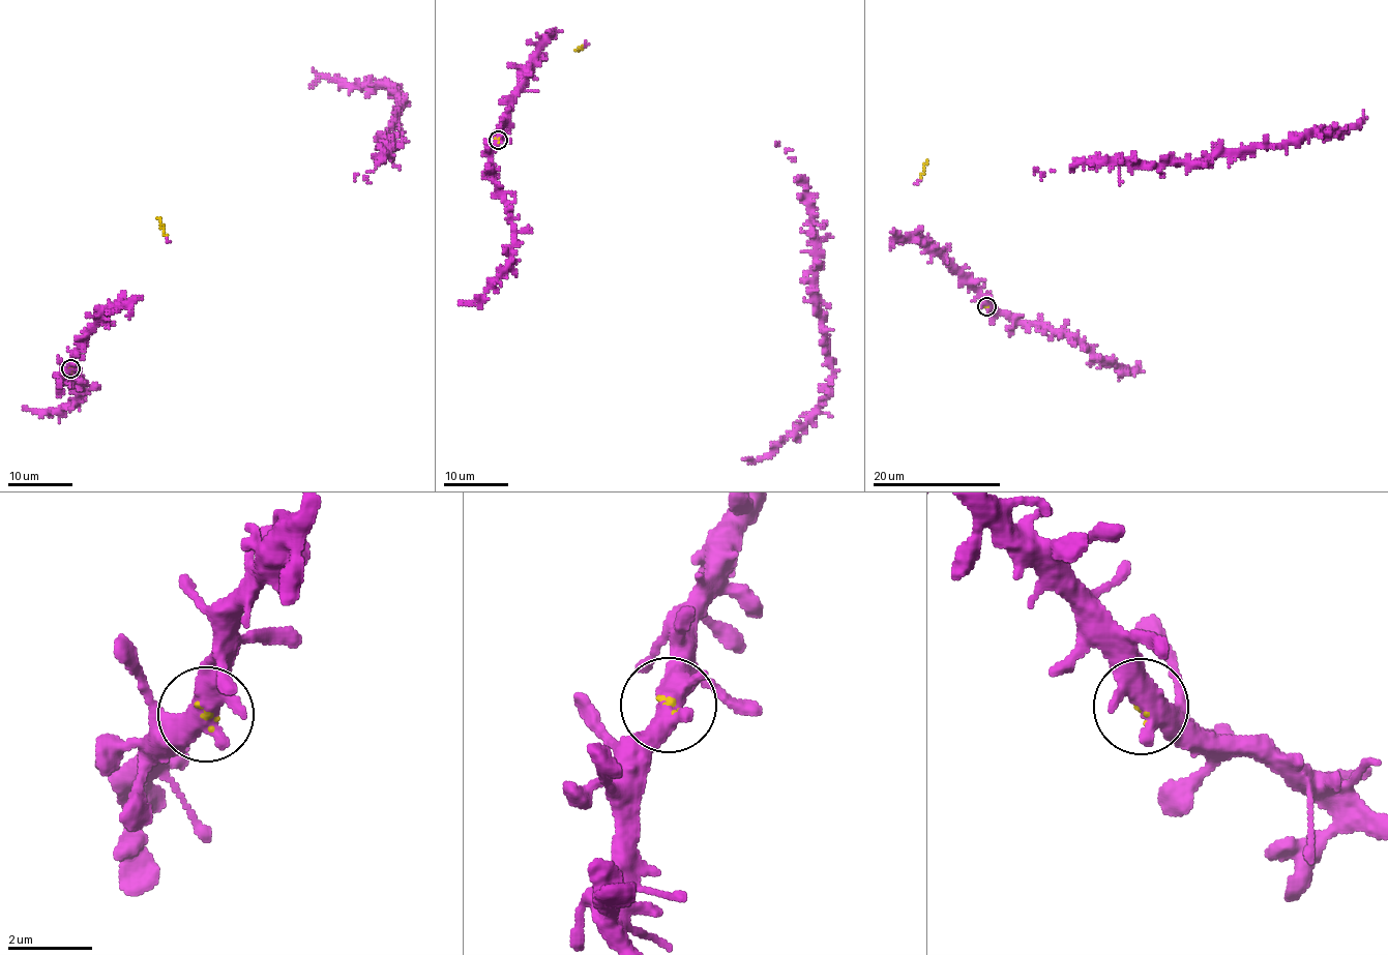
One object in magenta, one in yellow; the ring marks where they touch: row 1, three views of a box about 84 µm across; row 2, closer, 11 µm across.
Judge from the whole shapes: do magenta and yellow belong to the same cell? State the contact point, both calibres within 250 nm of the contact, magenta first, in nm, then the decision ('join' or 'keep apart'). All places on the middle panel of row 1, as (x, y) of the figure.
(498, 140) | 440/70 nm | join

